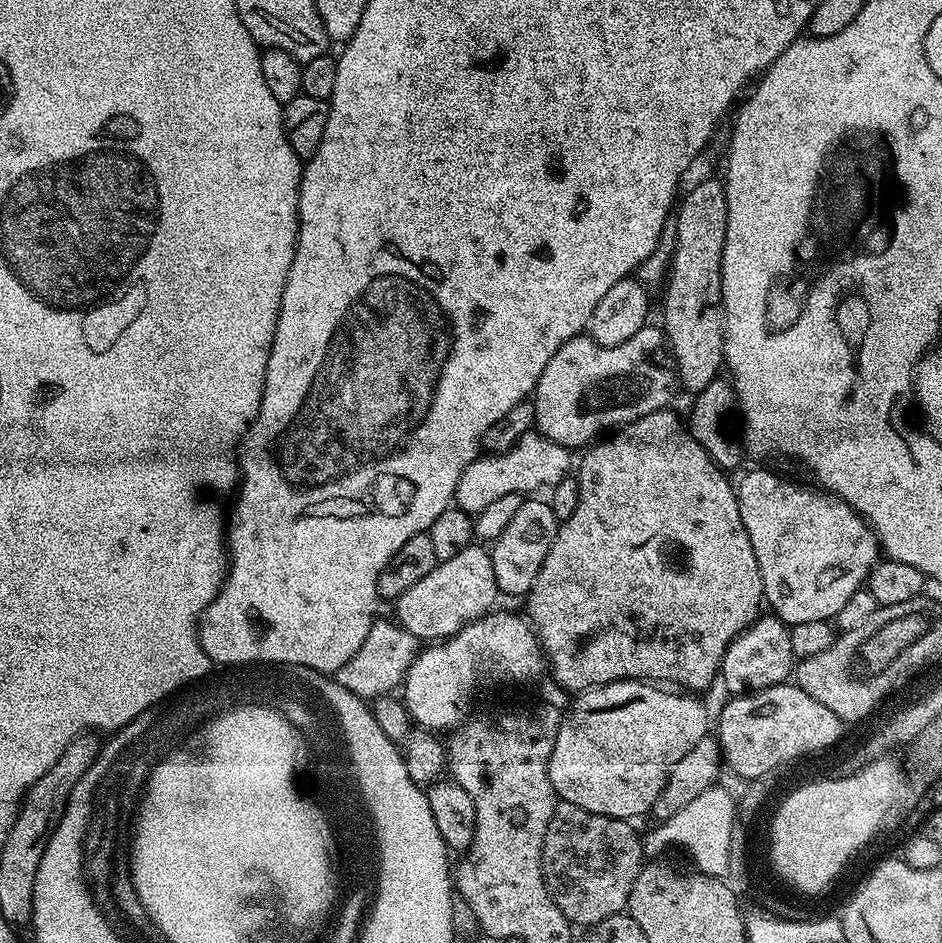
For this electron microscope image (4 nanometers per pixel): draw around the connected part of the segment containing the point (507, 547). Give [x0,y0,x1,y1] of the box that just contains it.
[490,498,561,597]

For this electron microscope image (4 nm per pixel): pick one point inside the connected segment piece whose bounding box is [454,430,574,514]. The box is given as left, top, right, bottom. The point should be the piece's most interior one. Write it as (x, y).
(536, 462)

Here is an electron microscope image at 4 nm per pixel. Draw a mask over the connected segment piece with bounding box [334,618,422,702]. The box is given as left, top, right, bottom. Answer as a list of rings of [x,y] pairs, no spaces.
[[[378,618],[370,626],[370,634],[366,634],[366,642],[358,646],[358,654],[354,654],[354,658],[350,658],[346,666],[337,670],[334,679],[337,684],[350,690],[350,694],[360,697],[365,702],[373,702],[379,696],[395,693],[403,685],[404,675],[410,670],[416,653],[421,651],[421,648],[421,641],[405,628],[400,627],[395,619]]]

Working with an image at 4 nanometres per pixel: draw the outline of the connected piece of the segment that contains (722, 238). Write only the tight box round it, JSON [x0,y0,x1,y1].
[662,179,726,394]

